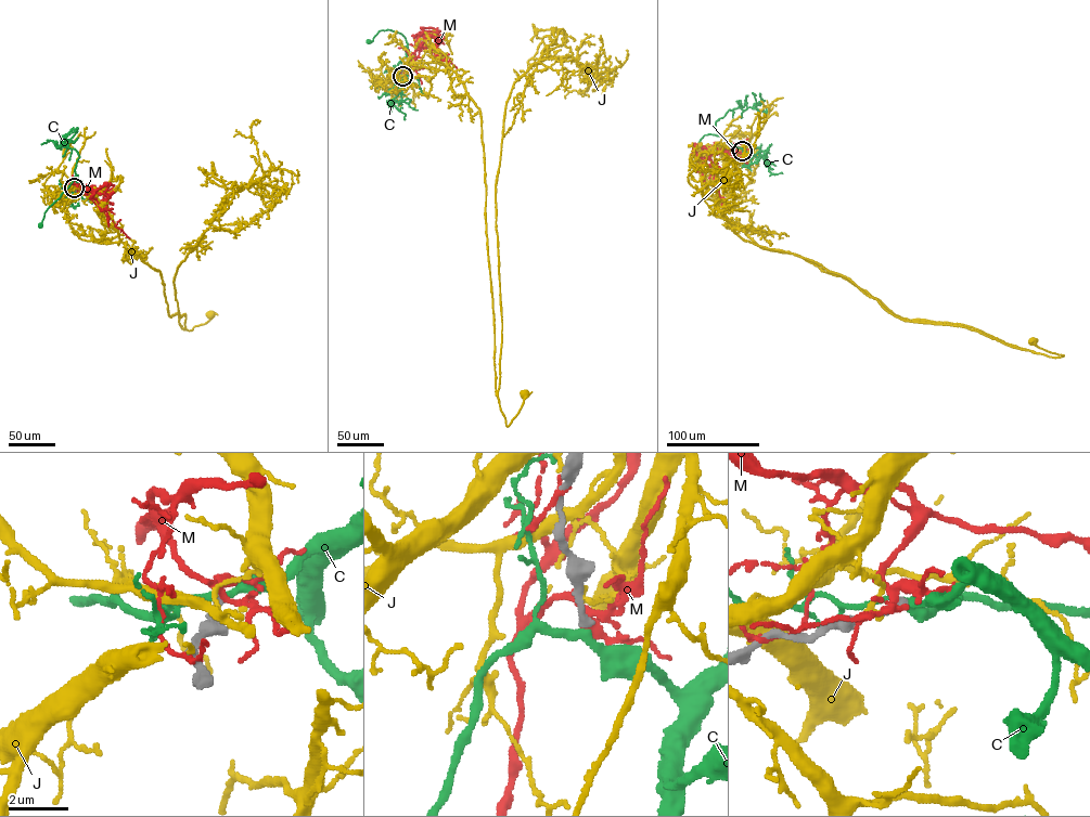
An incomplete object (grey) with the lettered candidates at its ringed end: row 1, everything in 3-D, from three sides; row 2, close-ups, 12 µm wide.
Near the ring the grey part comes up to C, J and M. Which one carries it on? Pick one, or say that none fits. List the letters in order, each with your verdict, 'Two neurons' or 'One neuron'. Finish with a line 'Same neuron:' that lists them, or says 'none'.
C: Two neurons
J: Two neurons
M: Two neurons
Same neuron: none

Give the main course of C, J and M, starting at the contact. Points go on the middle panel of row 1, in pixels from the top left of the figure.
C: (401, 76), (407, 76), (406, 38), (397, 31), (382, 30), (368, 41)
J: (401, 75), (415, 63), (446, 64), (478, 109), (496, 394), (508, 426), (517, 413), (525, 393)
M: (401, 76), (425, 40), (439, 59), (450, 62), (457, 68)

